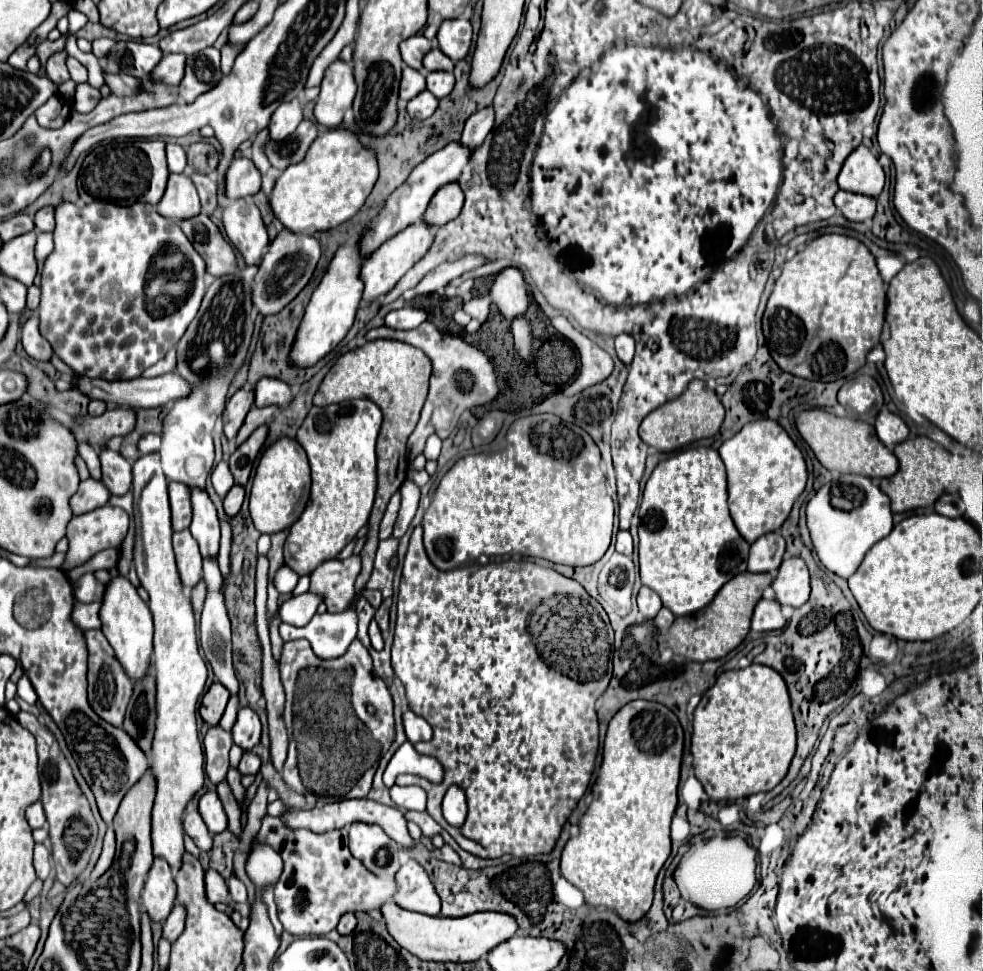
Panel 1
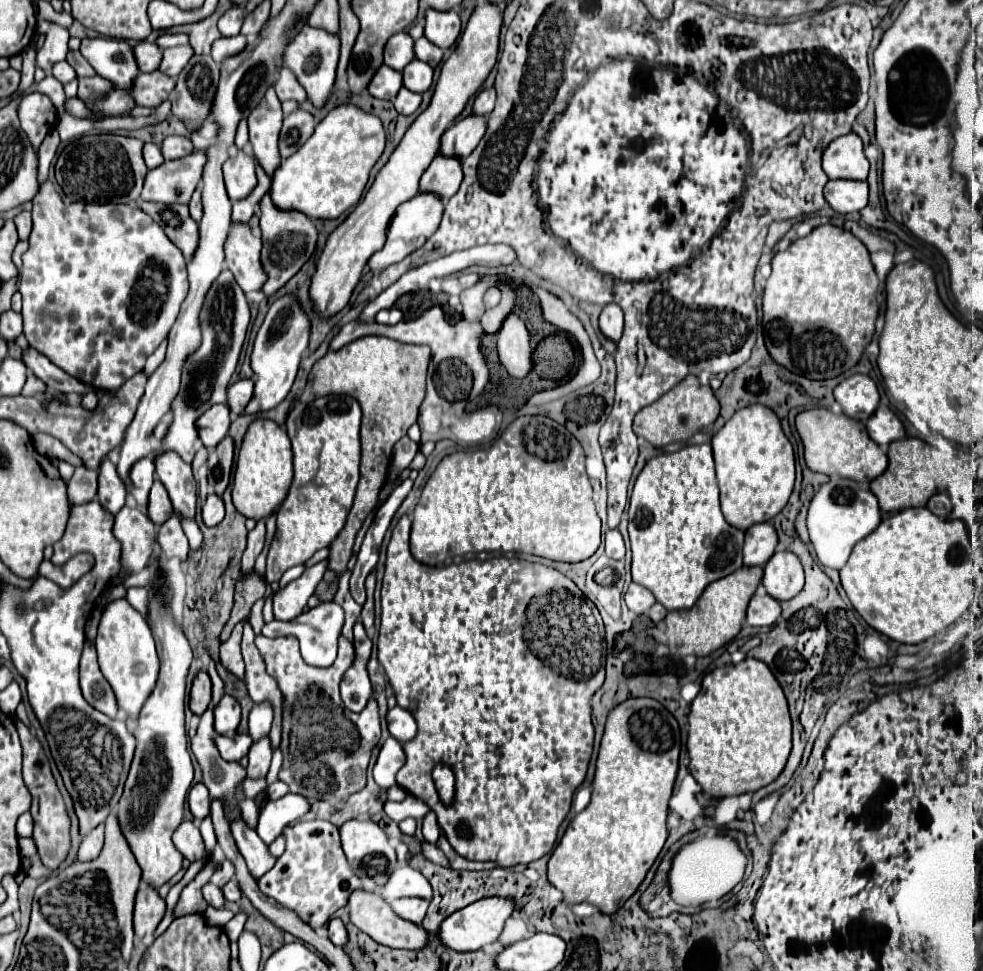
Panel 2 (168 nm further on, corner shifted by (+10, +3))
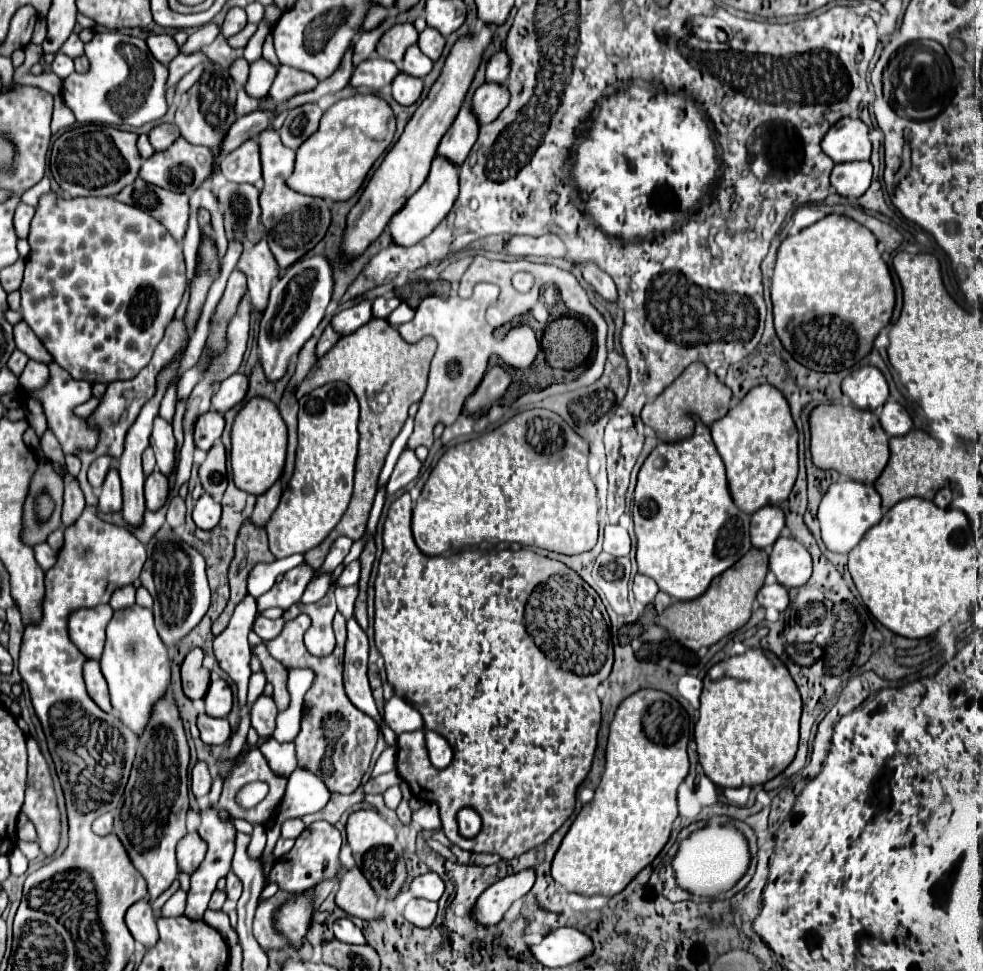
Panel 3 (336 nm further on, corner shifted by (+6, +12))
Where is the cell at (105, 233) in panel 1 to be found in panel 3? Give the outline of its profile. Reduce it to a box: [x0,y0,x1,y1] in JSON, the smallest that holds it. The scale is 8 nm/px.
[21,190,187,384]

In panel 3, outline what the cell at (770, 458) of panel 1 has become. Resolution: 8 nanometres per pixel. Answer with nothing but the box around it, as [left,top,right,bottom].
[711,386,797,514]

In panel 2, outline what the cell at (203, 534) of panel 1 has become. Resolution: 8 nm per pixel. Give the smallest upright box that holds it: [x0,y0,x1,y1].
[155,451,197,517]

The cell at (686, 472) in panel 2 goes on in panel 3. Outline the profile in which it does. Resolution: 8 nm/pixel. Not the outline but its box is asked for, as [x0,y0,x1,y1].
[633,424,751,600]

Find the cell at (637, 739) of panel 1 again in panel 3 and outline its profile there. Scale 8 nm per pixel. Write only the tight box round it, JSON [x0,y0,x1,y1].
[551,690,689,896]

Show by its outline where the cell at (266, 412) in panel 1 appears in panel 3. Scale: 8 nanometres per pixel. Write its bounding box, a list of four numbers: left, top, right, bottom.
[259,256,331,382]

